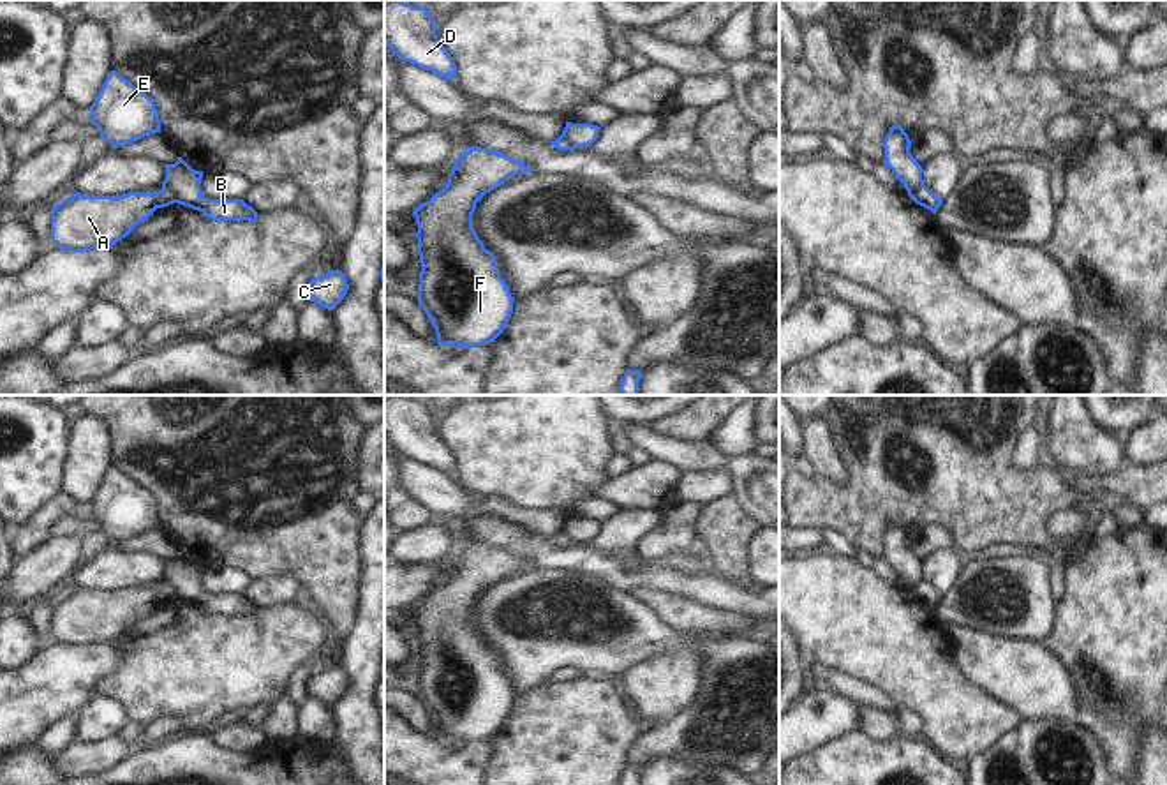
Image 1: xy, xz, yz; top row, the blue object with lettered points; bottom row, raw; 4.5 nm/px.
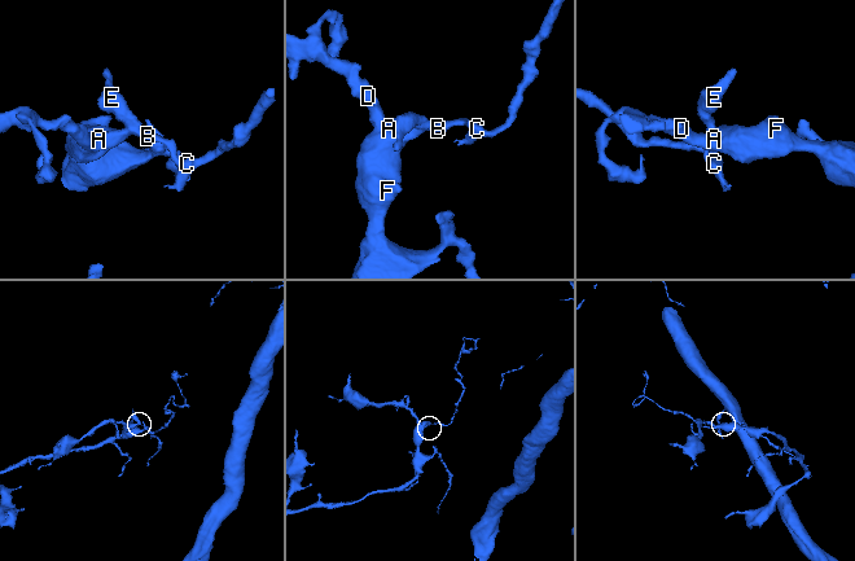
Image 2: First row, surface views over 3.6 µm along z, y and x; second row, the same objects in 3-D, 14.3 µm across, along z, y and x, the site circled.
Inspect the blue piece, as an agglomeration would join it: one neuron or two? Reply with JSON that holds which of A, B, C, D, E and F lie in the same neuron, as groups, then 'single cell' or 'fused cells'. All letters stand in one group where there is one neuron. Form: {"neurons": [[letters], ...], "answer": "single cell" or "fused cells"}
{"neurons": [["A", "D", "F"], ["B", "C", "E"]], "answer": "fused cells"}

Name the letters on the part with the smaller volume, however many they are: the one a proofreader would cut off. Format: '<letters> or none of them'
B, C, E

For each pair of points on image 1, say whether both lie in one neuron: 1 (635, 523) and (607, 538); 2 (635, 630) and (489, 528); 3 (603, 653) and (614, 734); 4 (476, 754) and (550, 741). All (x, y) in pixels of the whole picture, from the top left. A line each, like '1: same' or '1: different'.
1: same
2: different
3: different
4: different

